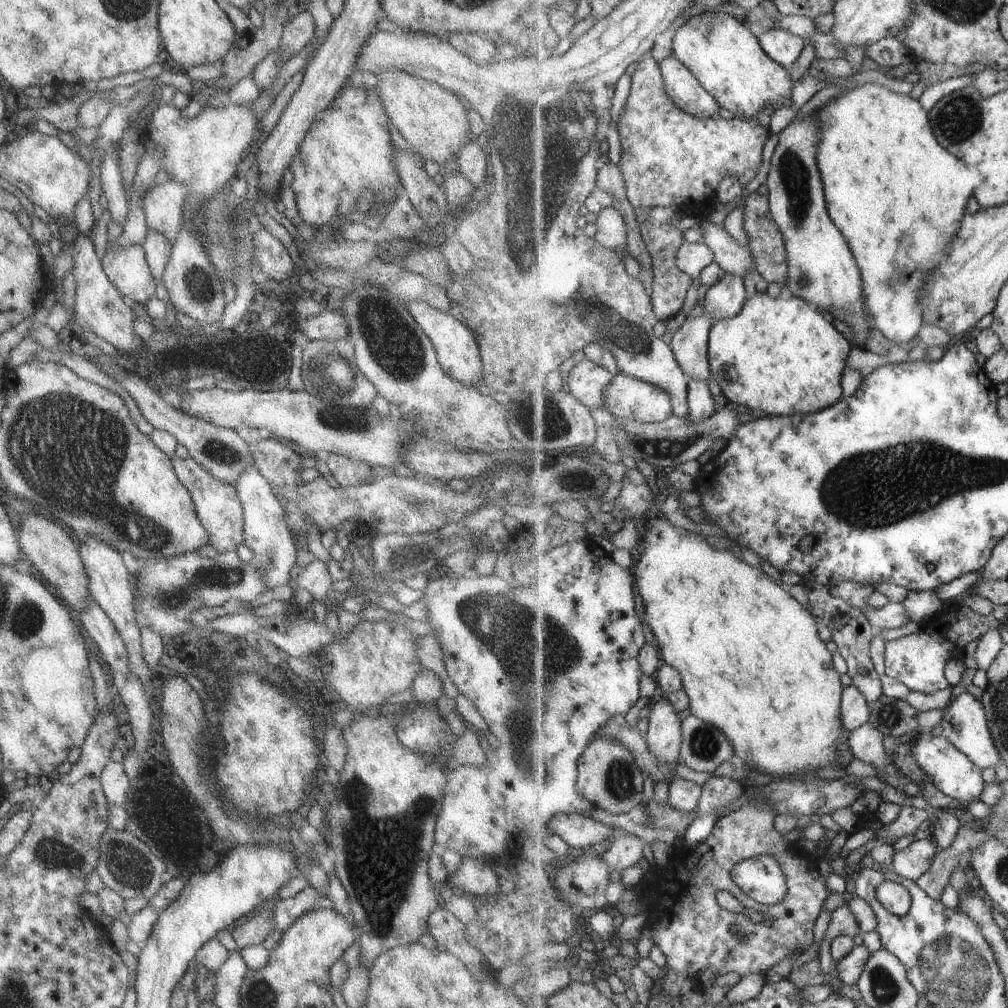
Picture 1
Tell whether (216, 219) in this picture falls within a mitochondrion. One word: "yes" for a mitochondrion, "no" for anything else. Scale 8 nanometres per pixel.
yes

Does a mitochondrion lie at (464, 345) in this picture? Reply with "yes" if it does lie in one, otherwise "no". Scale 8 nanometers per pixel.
no

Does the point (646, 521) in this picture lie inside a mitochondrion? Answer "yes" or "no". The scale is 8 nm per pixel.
no

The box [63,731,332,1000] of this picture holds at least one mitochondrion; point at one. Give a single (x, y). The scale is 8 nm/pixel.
(125, 864)

